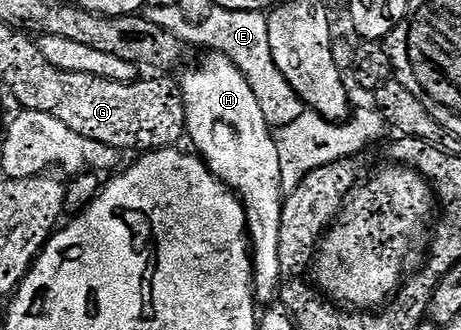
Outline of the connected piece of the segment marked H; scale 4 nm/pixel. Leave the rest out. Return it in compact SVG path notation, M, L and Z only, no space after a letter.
M212 51L203 60L200 68L187 72L183 76L183 104L187 115L186 135L195 143L198 153L207 169L232 192L238 196L247 211L247 235L251 250L251 276L253 277L253 295L260 305L267 306L279 295L281 280L281 258L279 257L279 235L281 234L281 210L285 193L281 184L281 163L277 146L272 136L273 129L267 124L260 103L245 74L221 52Z

